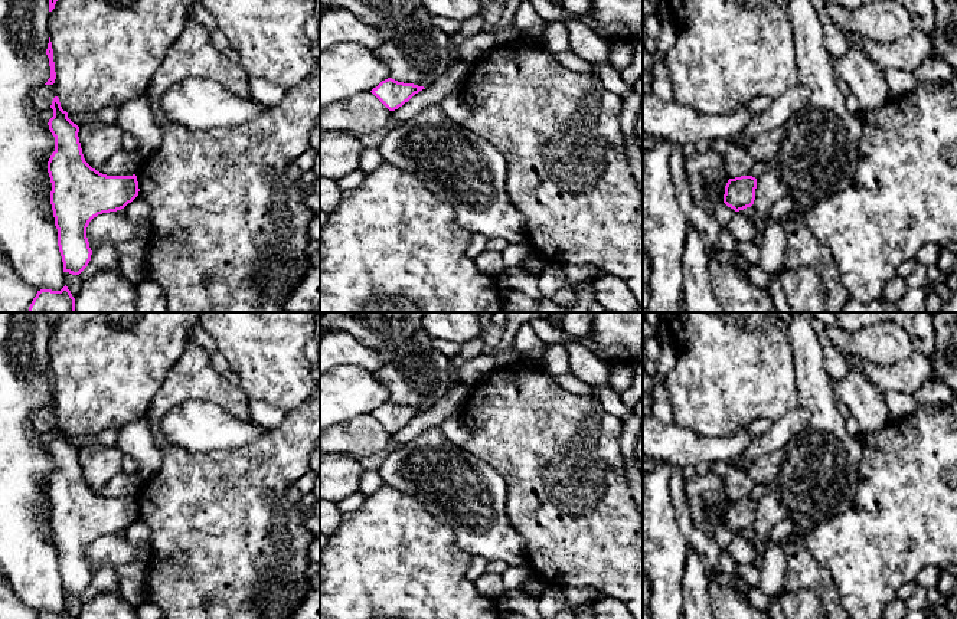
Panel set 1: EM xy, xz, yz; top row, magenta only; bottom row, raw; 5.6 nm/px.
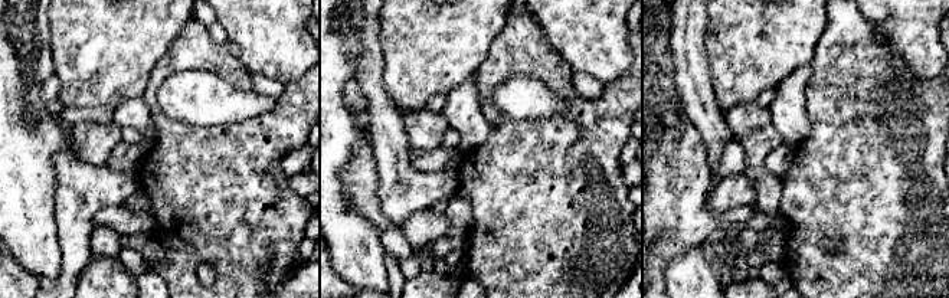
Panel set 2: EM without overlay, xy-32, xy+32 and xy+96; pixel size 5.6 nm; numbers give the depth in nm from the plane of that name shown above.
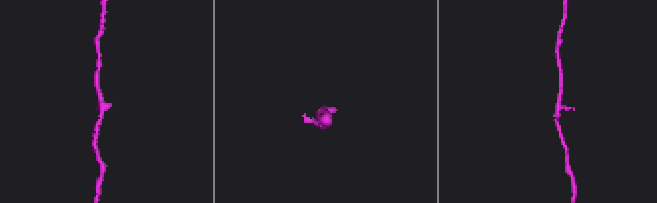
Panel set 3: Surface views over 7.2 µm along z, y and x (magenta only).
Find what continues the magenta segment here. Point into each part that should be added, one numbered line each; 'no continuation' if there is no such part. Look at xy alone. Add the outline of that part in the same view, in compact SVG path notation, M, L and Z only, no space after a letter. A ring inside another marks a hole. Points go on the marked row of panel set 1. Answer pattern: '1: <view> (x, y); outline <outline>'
no continuation

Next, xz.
no continuation

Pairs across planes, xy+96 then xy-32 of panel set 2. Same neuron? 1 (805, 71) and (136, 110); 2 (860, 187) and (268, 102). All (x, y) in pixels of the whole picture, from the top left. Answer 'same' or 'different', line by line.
1: same
2: different

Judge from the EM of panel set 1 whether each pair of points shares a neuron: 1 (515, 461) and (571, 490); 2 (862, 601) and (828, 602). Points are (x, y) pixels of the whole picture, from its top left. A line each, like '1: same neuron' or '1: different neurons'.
1: same neuron
2: different neurons

